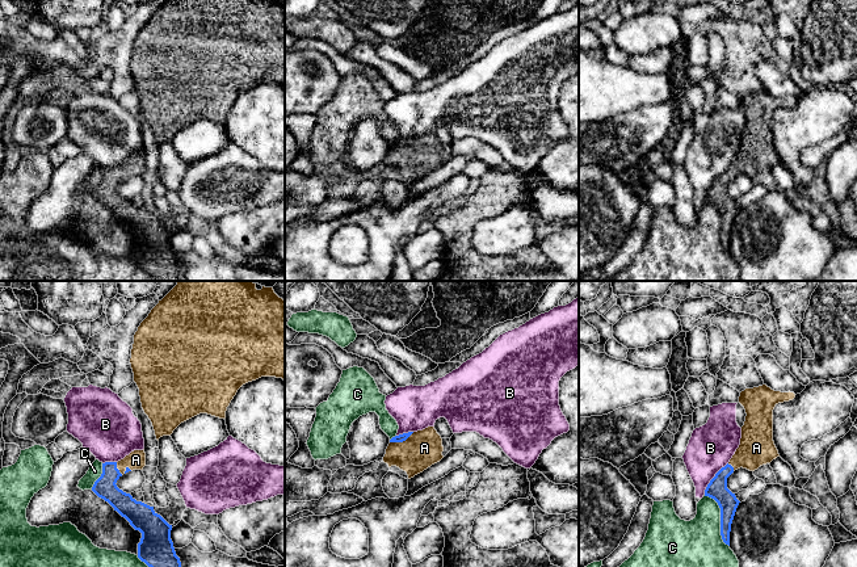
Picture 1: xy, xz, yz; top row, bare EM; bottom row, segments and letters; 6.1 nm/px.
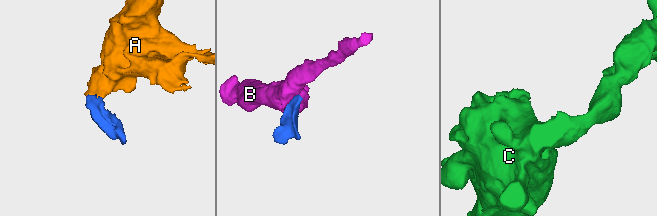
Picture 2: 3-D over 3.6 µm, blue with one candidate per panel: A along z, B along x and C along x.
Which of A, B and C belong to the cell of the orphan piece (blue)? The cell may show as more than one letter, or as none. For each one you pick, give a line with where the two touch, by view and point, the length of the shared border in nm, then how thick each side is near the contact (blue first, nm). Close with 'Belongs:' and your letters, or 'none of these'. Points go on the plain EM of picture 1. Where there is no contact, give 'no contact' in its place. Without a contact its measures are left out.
A: xy (121, 180) | 120 nm | 140/110 nm
Belongs: A

